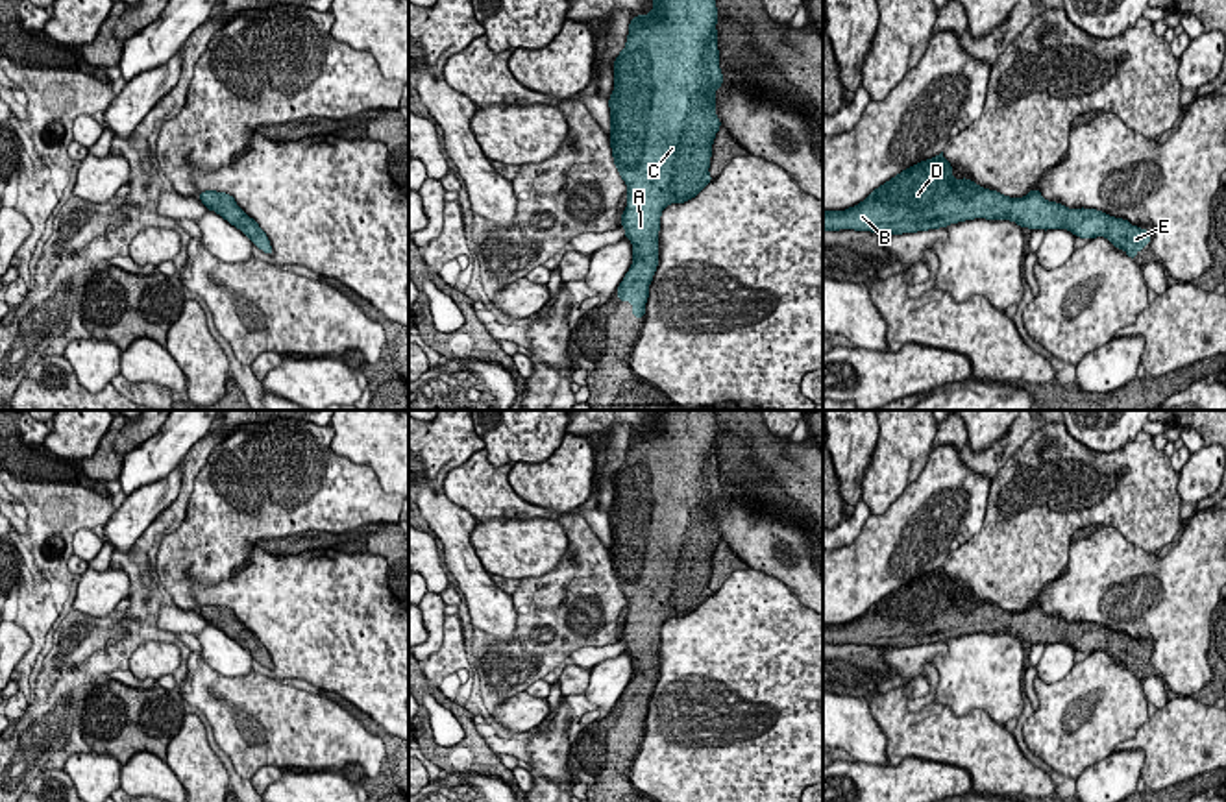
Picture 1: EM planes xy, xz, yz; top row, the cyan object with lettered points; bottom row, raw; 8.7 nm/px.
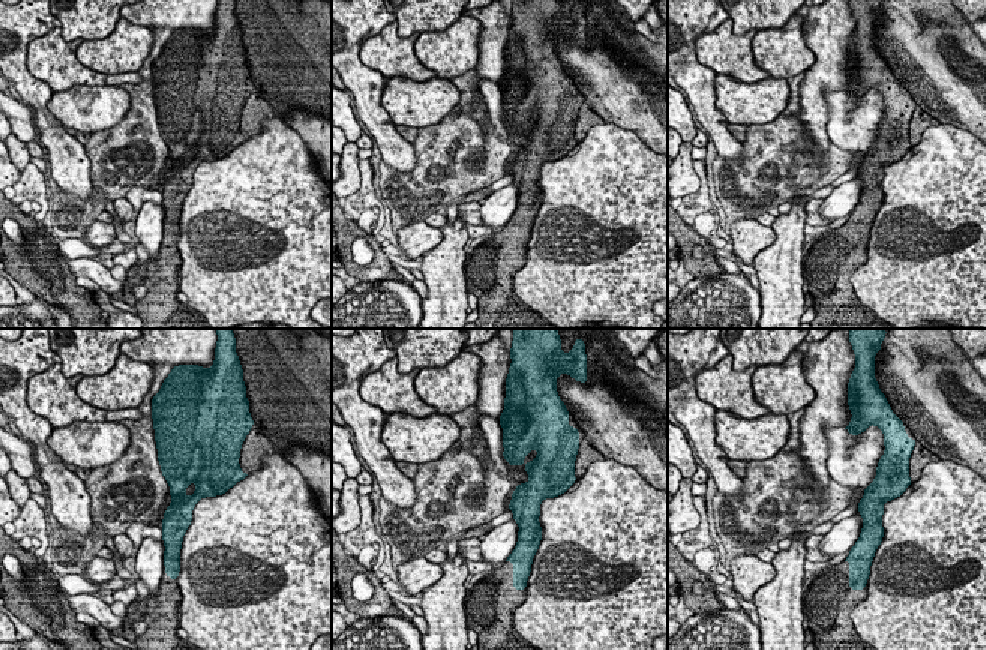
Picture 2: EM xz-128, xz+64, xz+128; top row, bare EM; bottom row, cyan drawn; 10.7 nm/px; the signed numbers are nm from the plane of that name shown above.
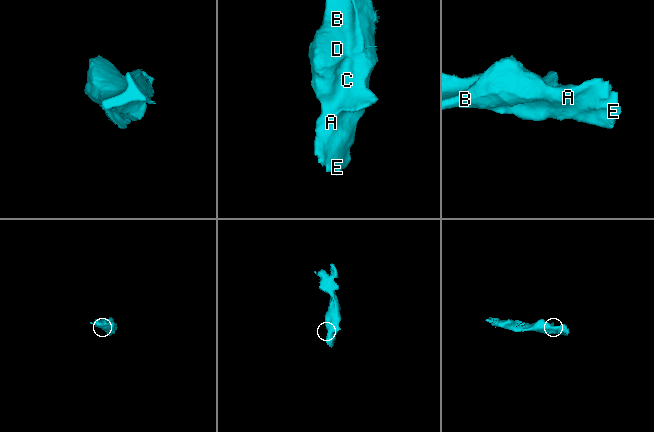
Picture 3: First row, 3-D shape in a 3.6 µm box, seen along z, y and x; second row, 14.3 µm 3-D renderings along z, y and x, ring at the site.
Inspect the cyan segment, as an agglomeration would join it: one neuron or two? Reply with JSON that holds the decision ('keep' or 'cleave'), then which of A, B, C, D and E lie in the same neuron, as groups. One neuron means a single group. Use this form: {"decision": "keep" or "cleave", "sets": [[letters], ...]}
{"decision": "keep", "sets": [["A", "B", "C", "D", "E"]]}

